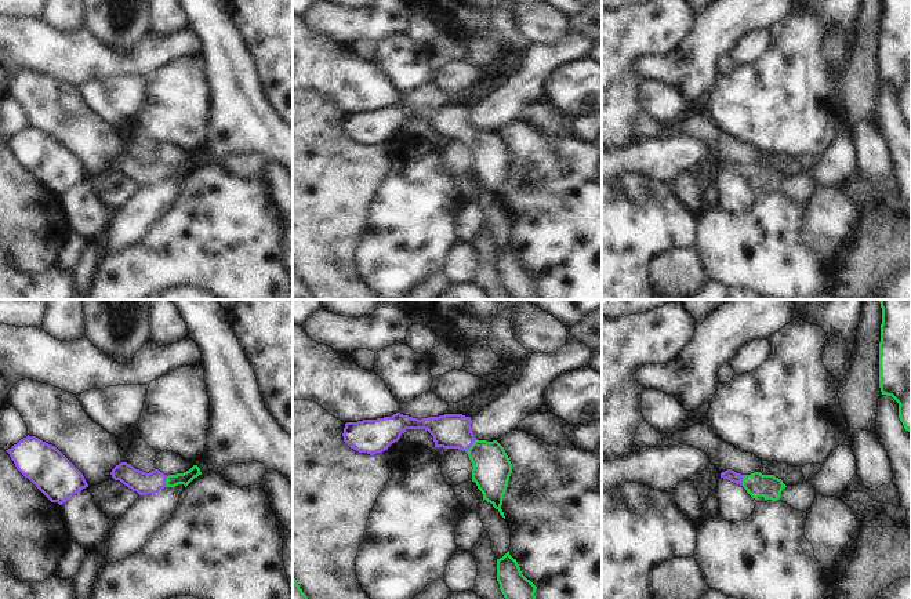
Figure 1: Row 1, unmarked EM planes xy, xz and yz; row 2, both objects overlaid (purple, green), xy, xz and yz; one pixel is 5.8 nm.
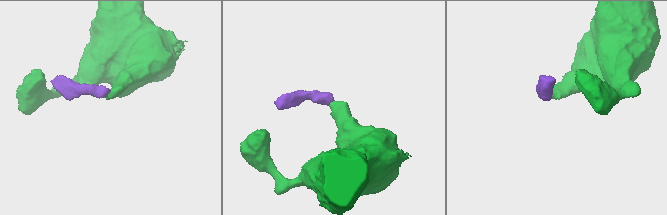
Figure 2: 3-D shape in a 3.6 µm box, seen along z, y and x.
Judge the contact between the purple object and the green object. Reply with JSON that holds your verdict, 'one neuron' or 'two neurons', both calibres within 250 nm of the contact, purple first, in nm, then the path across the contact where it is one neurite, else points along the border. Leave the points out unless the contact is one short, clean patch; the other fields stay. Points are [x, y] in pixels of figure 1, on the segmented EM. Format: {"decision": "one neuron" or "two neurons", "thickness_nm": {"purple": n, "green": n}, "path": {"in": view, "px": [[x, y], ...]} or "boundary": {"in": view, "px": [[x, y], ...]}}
{"decision": "one neuron", "thickness_nm": {"purple": 200, "green": 220}, "path": {"in": "xz", "px": [[450, 431], [454, 431], [471, 445], [492, 468]]}}

